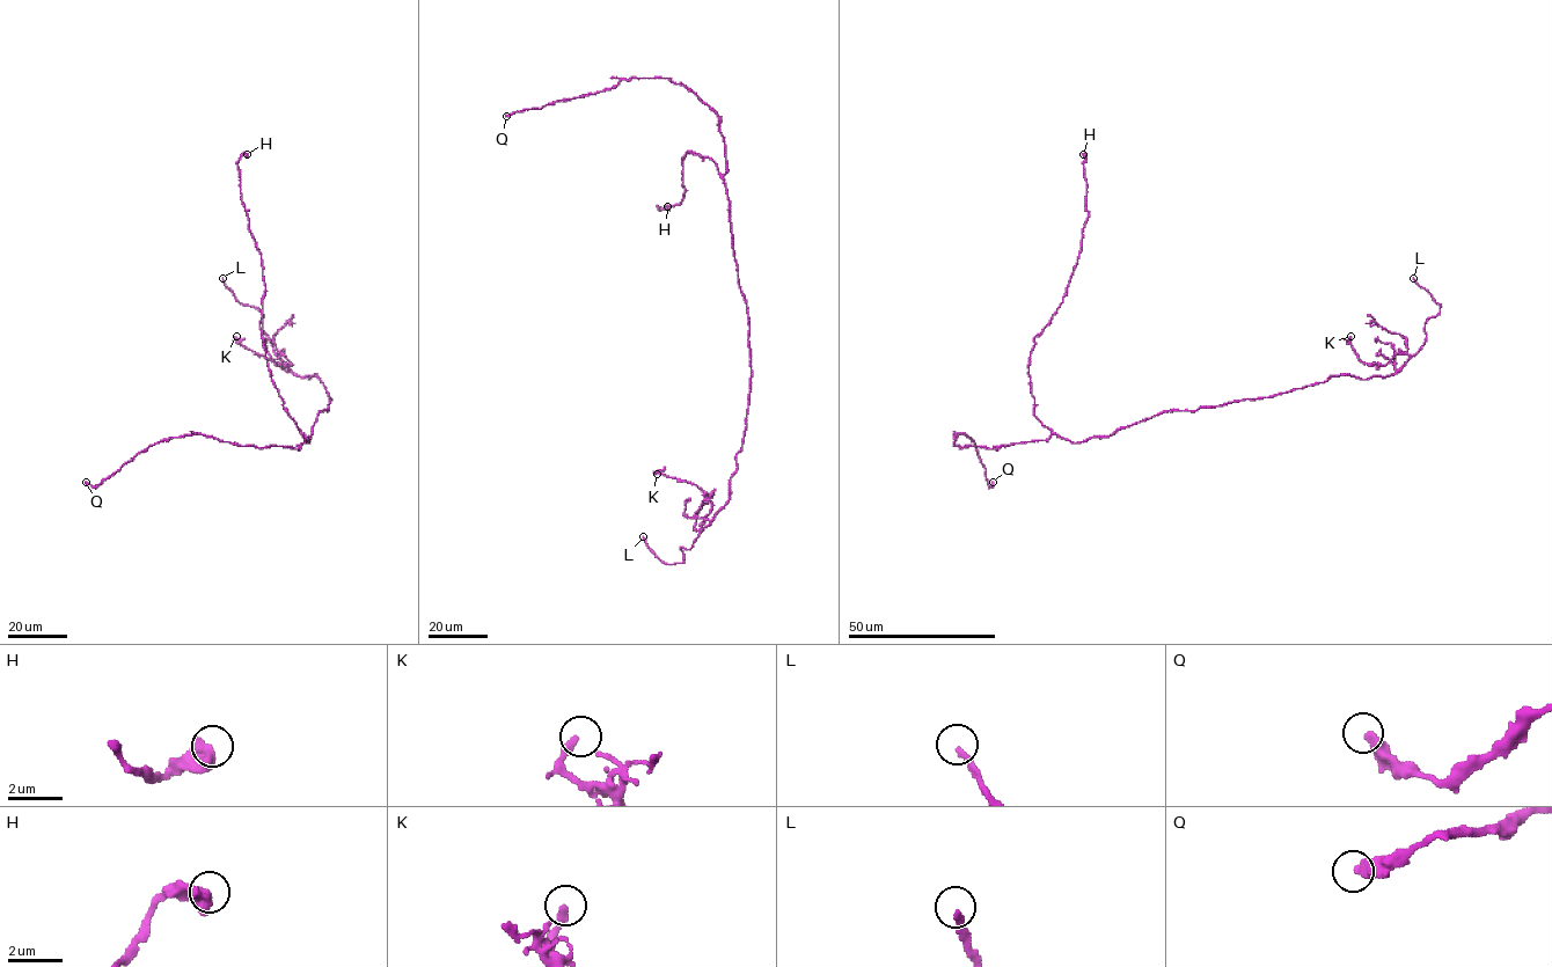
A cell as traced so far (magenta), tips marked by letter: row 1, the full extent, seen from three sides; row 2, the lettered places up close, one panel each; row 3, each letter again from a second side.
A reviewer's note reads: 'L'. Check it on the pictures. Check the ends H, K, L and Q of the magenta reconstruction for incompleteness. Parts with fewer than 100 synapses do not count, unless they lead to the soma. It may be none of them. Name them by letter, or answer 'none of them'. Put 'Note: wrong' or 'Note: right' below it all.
L
Note: right

